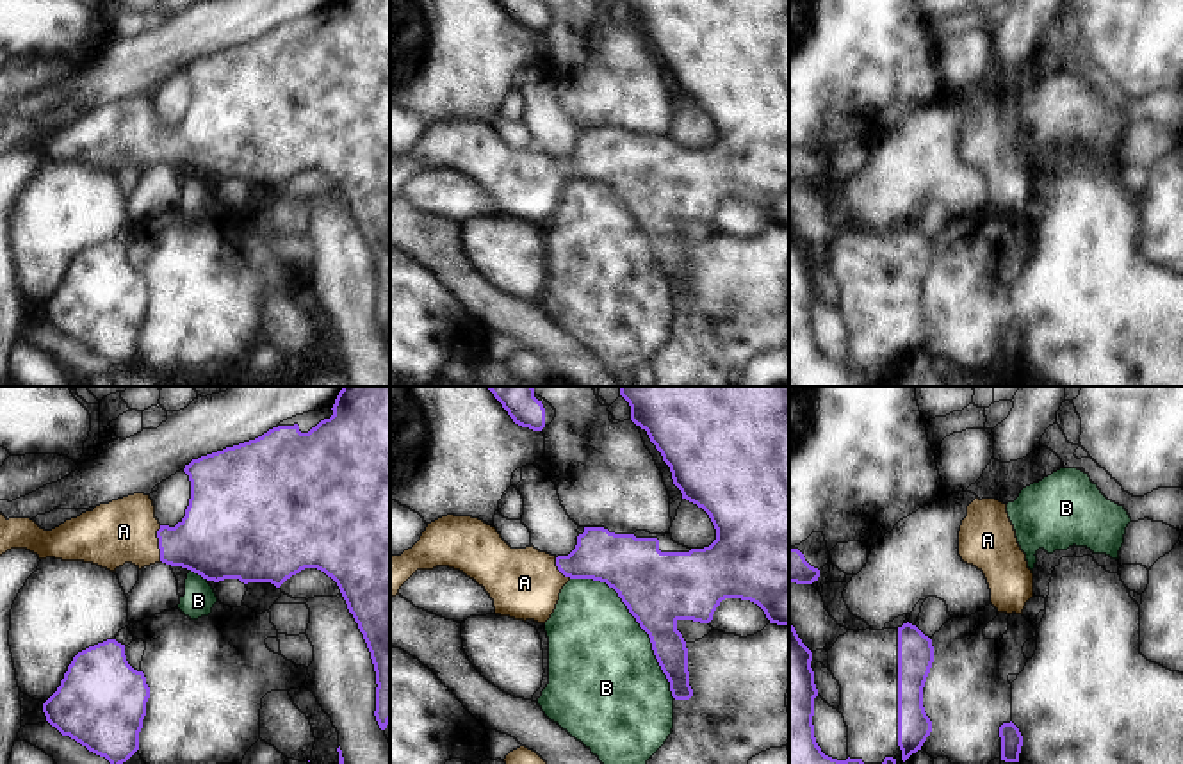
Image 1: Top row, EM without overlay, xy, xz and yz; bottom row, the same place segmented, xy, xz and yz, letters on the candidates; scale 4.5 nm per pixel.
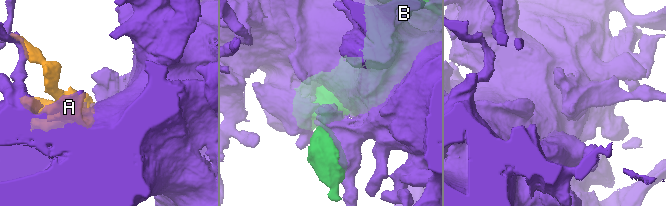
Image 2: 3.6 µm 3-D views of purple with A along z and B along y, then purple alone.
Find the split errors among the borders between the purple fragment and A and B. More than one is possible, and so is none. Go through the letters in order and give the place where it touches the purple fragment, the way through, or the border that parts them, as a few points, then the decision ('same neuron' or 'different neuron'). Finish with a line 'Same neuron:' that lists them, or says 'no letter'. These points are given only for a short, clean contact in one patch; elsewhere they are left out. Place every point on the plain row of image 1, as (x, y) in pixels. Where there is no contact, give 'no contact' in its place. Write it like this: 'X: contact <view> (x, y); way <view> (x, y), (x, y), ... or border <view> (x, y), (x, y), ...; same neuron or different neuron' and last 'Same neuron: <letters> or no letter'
A: contact xy (159, 145); way xy (214, 141), (159, 145), (143, 143), (123, 132); same neuron
B: contact xz (636, 221); different neuron
Same neuron: A

